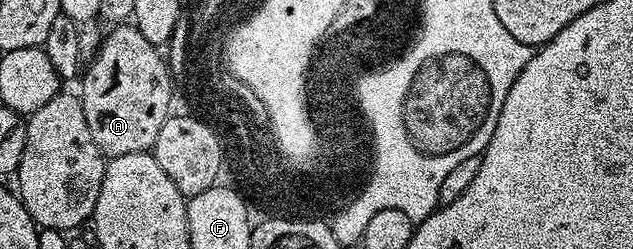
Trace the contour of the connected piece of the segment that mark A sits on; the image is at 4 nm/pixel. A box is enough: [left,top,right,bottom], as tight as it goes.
[79,24,175,159]

